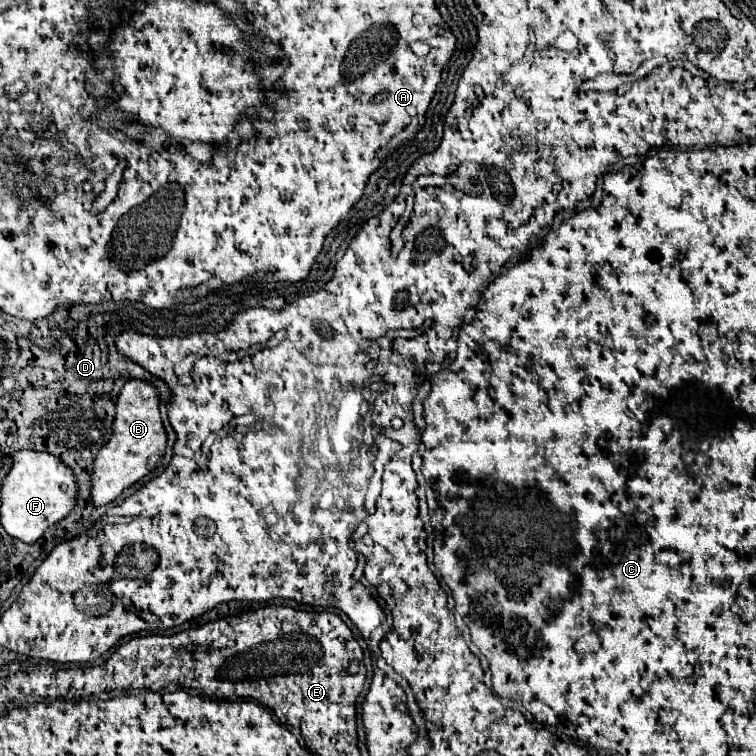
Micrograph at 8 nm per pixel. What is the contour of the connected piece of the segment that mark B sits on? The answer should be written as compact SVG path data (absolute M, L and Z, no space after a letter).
M140 378L128 380L116 400L114 434L110 442L96 454L94 474L92 474L92 496L90 496L92 502L96 506L114 502L126 488L152 474L164 458L166 444L168 436L160 416L158 388L148 380Z

